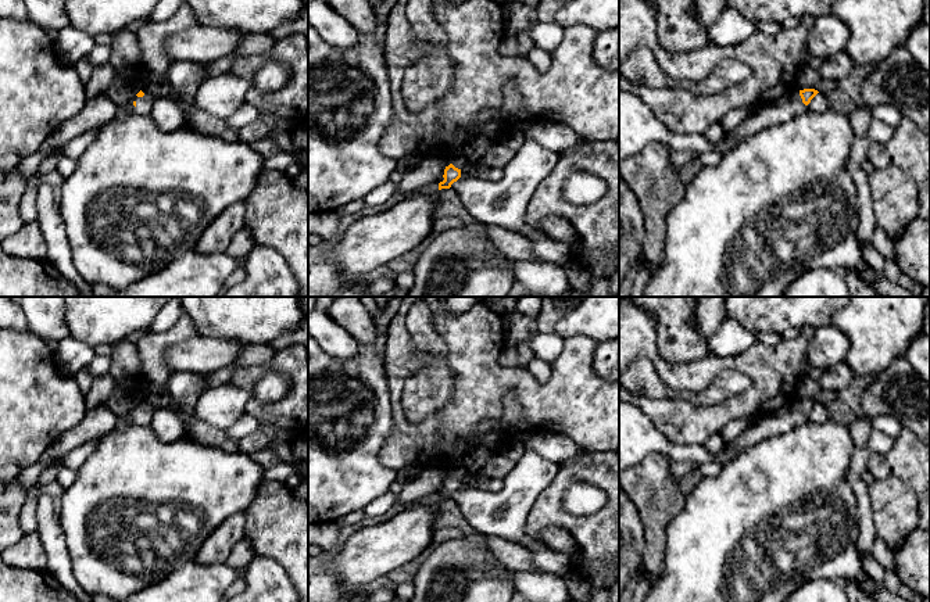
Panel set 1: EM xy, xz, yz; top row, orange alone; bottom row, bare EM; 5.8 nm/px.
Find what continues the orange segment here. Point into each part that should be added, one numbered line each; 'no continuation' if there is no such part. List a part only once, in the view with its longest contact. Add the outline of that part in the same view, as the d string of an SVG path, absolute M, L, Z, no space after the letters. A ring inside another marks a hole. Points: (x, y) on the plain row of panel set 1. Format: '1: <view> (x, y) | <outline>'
1: yz (637, 437) | M794 399L786 409L761 418L738 438L725 442L725 447L713 454L704 445L672 444L636 405L619 401L619 472L636 466L651 452L659 452L680 462L725 465L747 448L769 437L784 434L808 420L808 416L802 413L800 401Z

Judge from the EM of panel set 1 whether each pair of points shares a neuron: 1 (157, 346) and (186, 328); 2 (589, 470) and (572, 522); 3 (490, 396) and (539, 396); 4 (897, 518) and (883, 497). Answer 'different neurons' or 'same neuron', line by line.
1: same neuron
2: same neuron
3: same neuron
4: same neuron

